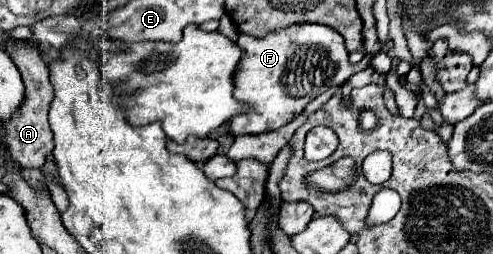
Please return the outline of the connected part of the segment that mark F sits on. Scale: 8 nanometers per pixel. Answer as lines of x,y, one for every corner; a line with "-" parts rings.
311,22
293,24
285,30
271,32
265,38
239,34
239,48
243,50
243,56
233,74
233,96
235,100
245,102
249,108
247,112
235,114
235,118
229,122
235,136
263,134
289,124
323,90
341,86
357,70
367,68
365,60
361,62
361,68
349,62
349,52
345,50
345,42
339,32

